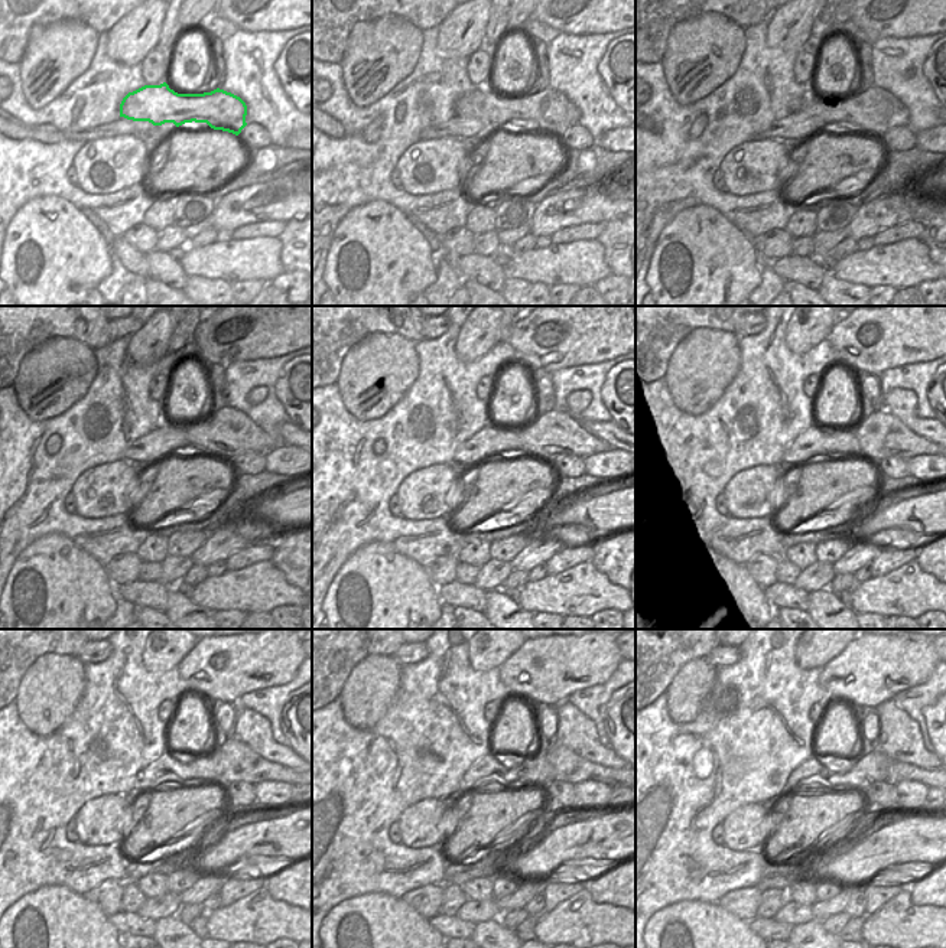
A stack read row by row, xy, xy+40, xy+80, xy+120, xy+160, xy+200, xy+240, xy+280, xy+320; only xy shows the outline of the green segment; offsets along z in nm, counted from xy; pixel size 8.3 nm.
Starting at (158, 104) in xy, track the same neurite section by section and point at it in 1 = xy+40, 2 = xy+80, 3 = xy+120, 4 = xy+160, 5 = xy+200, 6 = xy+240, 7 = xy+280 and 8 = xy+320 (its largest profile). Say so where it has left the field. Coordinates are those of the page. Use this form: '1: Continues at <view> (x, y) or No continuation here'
1: Continues at xy+40 (545, 110)
2: Continues at xy+80 (873, 110)
3: Continues at xy+120 (227, 433)
4: Continues at xy+160 (555, 433)
5: Continues at xy+200 (881, 435)
6: Continues at xy+240 (239, 762)
7: Continues at xy+280 (566, 765)
8: Continues at xy+320 (900, 771)

